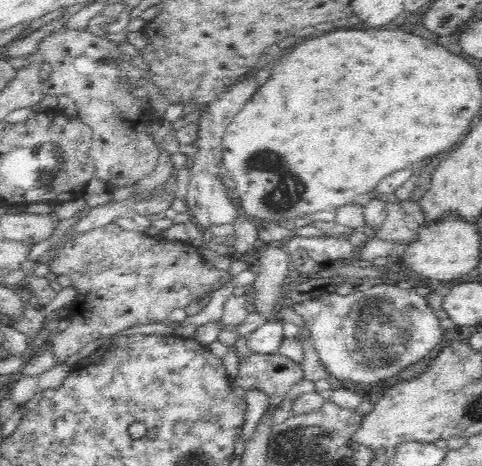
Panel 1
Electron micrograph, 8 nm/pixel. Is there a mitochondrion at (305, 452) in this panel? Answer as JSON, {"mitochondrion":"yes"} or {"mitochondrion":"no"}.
{"mitochondrion":"yes"}

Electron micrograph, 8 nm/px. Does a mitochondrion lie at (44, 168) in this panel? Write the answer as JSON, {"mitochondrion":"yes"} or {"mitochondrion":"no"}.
{"mitochondrion":"yes"}

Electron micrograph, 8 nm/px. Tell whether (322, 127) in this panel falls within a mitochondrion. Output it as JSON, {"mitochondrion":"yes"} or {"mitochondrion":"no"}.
{"mitochondrion":"no"}

